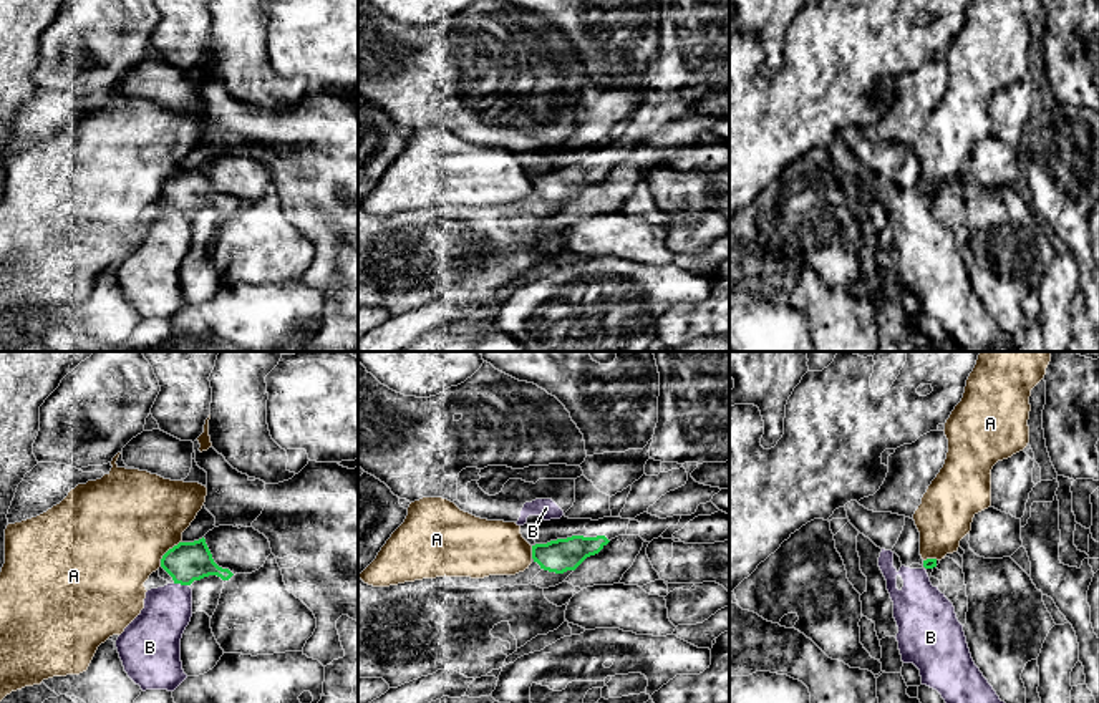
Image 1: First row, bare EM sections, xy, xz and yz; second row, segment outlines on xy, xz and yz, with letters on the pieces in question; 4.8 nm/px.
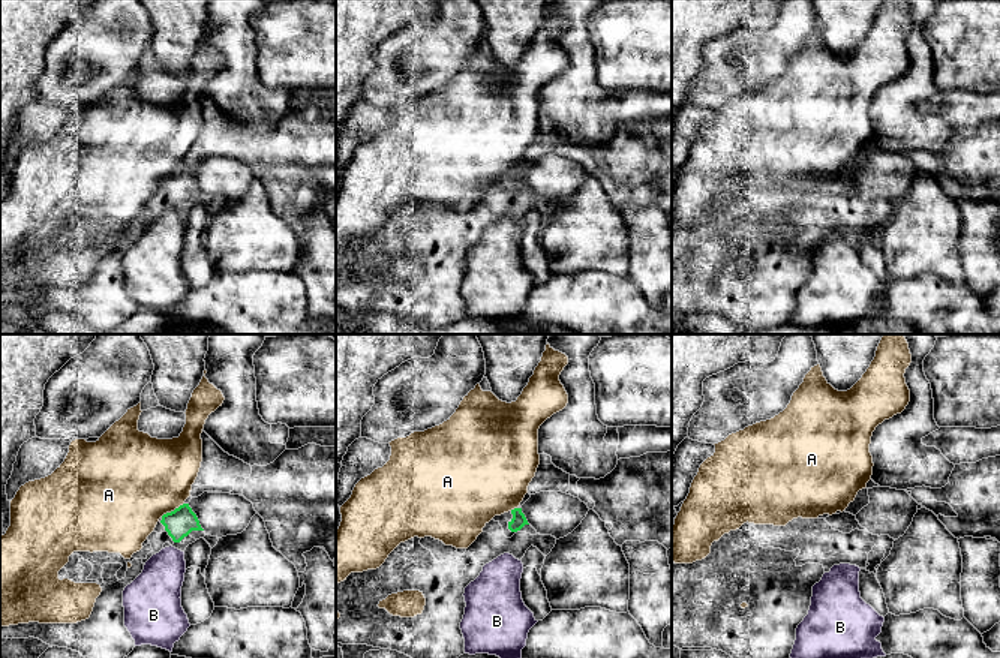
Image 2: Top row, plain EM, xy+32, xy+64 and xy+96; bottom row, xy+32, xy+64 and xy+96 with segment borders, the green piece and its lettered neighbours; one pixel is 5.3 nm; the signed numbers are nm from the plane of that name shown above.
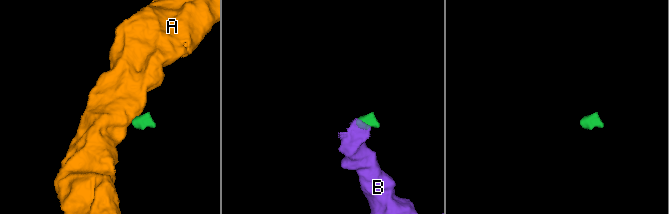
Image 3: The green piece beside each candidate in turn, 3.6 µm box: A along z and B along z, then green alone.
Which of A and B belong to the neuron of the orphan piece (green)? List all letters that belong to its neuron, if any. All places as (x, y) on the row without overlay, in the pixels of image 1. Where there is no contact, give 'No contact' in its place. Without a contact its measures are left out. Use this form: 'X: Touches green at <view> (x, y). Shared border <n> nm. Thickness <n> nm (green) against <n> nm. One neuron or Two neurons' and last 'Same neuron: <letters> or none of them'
A: Touches green at xy (166, 181). Shared border 170 nm. Thickness 190 nm (green) against 480 nm. Two neurons
B: Touches green at xy (181, 213). Shared border 70 nm. Thickness 190 nm (green) against 240 nm. Two neurons
Same neuron: none of them

